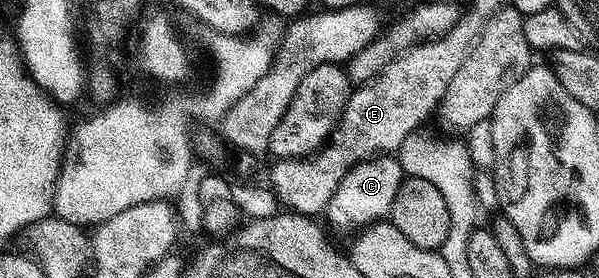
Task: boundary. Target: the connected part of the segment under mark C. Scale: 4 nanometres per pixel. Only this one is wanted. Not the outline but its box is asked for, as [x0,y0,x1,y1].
[325,156,404,231]

